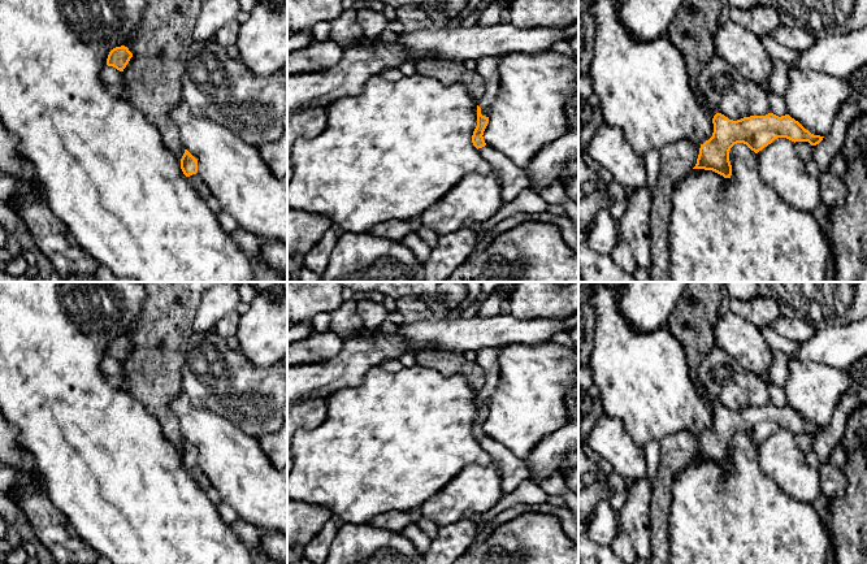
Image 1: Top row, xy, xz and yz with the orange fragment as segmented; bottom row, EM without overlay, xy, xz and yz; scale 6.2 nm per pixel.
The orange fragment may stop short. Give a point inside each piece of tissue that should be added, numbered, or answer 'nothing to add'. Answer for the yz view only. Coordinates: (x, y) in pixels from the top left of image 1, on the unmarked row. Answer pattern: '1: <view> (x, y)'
nothing to add

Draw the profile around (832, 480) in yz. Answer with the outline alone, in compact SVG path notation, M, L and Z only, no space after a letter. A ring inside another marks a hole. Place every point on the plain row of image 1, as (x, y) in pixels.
M796 433L796 443L798 448L816 464L820 473L822 493L828 499L841 496L845 493L846 486L846 476L844 474L842 467L837 467L831 460L825 463L816 461L814 452L814 437L809 433Z

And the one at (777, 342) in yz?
M760 326L758 329L771 348L784 352L789 359L793 359L799 350L799 342L784 338L772 327Z

